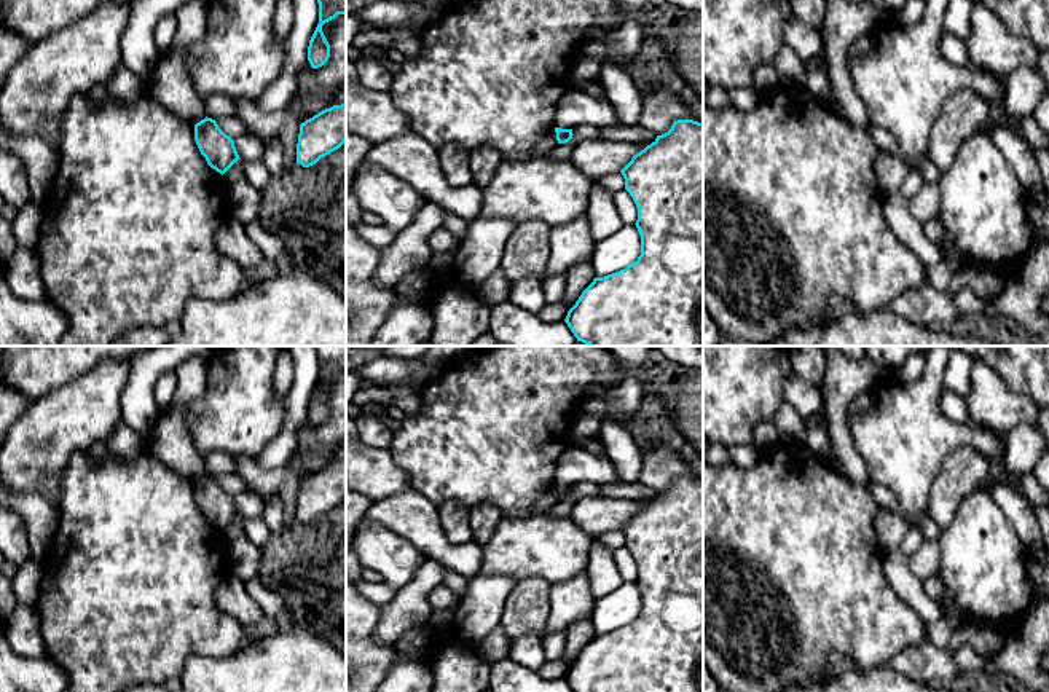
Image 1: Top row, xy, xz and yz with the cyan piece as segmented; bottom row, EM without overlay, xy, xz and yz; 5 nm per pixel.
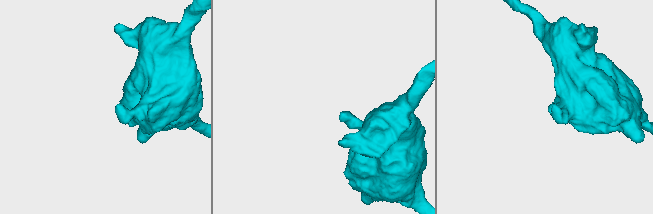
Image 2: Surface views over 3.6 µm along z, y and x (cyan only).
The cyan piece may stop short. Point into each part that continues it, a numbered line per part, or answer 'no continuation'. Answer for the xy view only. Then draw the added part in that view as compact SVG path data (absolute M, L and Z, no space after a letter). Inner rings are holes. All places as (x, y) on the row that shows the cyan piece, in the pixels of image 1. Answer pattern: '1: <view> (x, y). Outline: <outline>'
no continuation

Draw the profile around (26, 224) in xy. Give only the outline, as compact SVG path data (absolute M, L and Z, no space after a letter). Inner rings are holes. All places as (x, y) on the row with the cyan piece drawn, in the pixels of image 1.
M29 201L24 207L18 209L11 226L19 247L35 249L41 218L43 210L33 201Z

